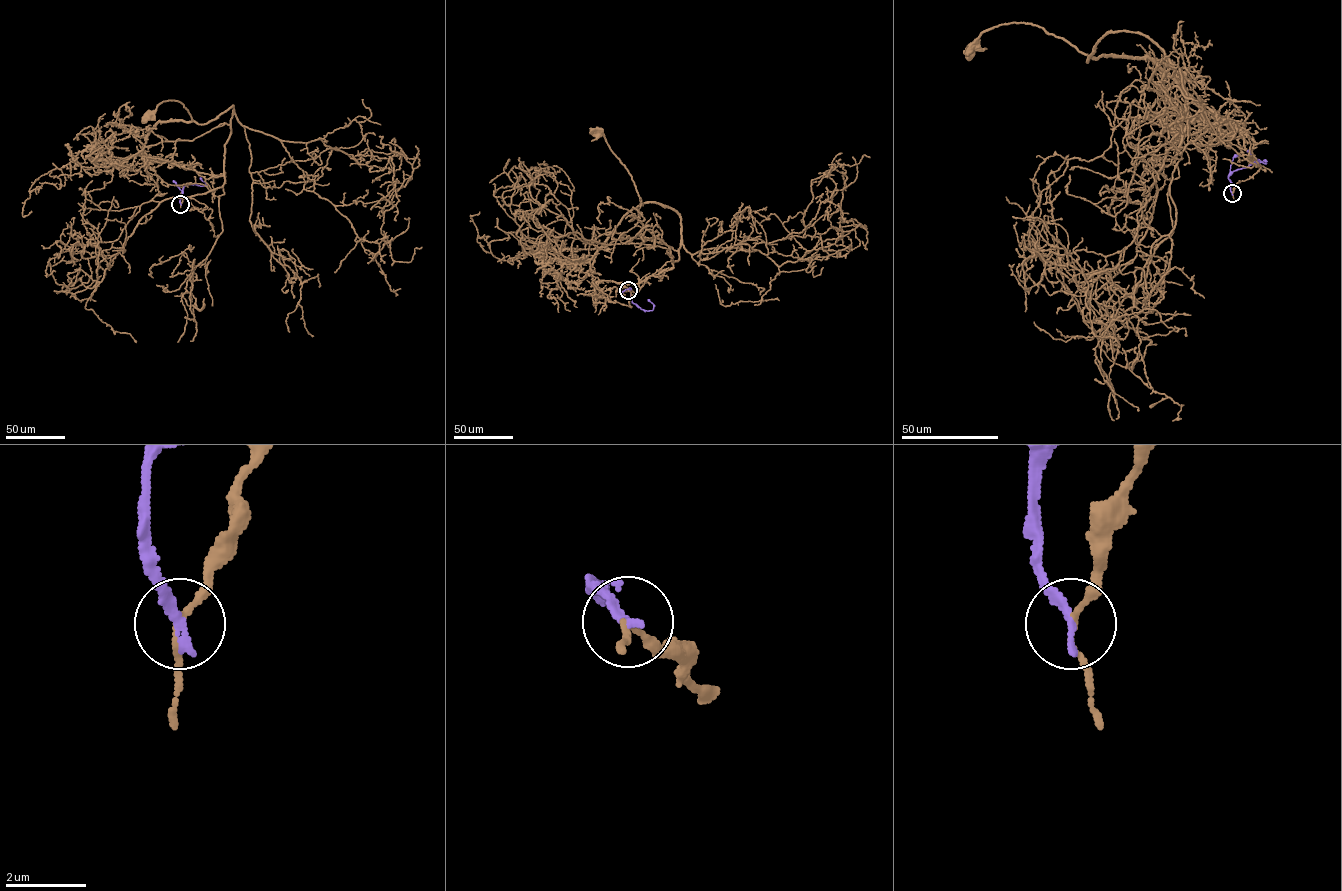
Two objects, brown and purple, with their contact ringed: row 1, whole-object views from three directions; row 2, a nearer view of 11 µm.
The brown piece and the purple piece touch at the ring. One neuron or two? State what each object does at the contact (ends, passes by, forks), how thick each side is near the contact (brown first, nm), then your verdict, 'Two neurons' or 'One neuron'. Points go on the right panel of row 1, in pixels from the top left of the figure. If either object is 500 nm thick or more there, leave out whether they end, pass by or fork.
At the ring brown passes by. At the ring purple ends. Thickness 130 nm (brown) against 260 nm. Two neurons

